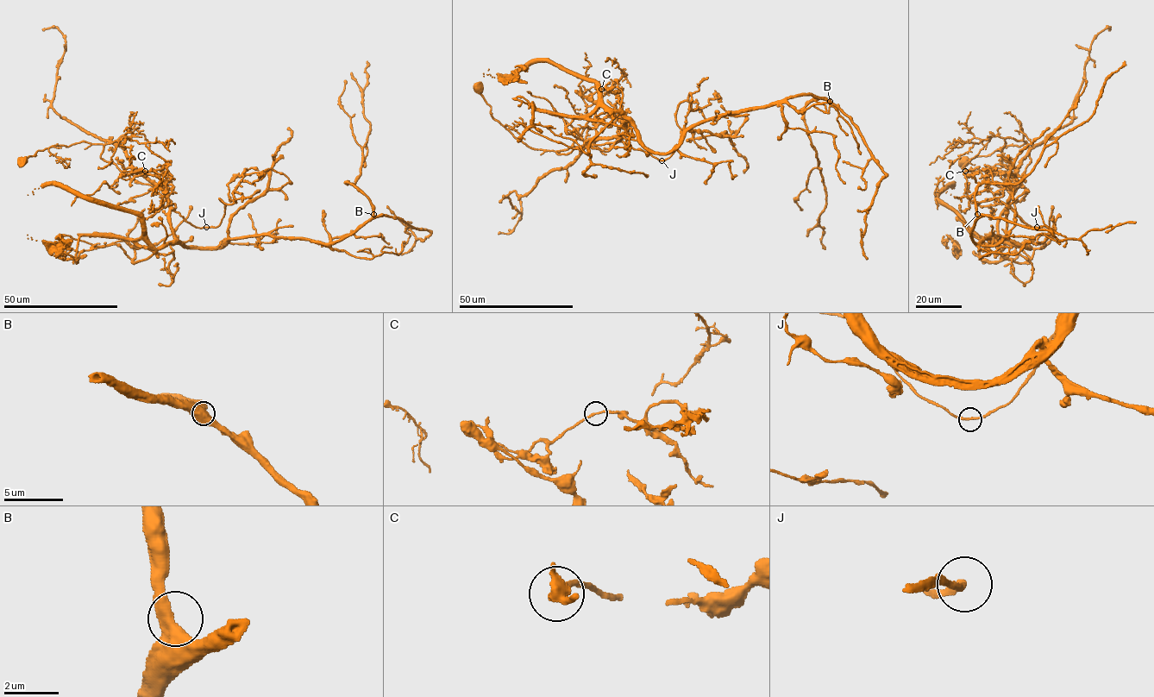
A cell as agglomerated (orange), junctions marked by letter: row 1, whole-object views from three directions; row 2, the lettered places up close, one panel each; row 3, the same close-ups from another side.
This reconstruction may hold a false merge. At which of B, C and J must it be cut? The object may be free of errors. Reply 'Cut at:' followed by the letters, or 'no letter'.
Cut at: C

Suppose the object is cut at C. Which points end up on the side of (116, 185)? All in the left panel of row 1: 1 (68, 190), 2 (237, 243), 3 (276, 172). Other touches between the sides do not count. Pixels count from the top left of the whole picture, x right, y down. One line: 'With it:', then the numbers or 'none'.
With it: 1, 2, 3

